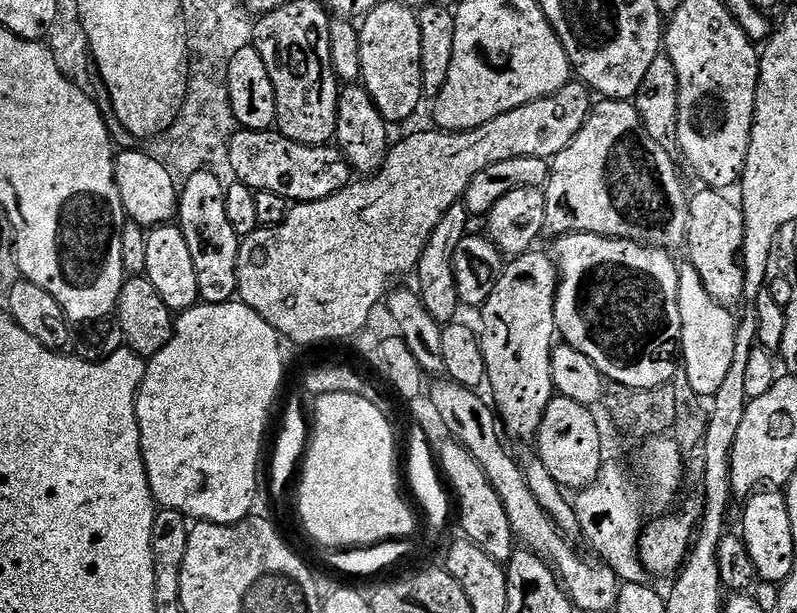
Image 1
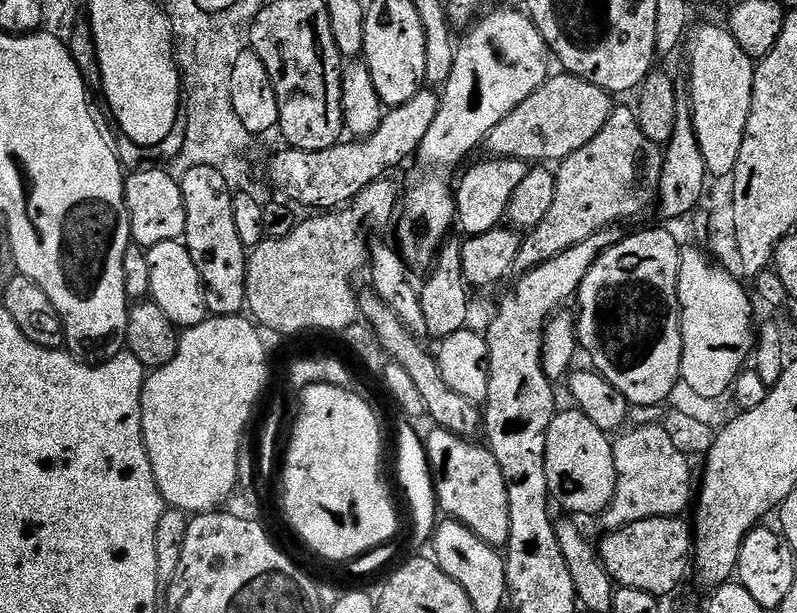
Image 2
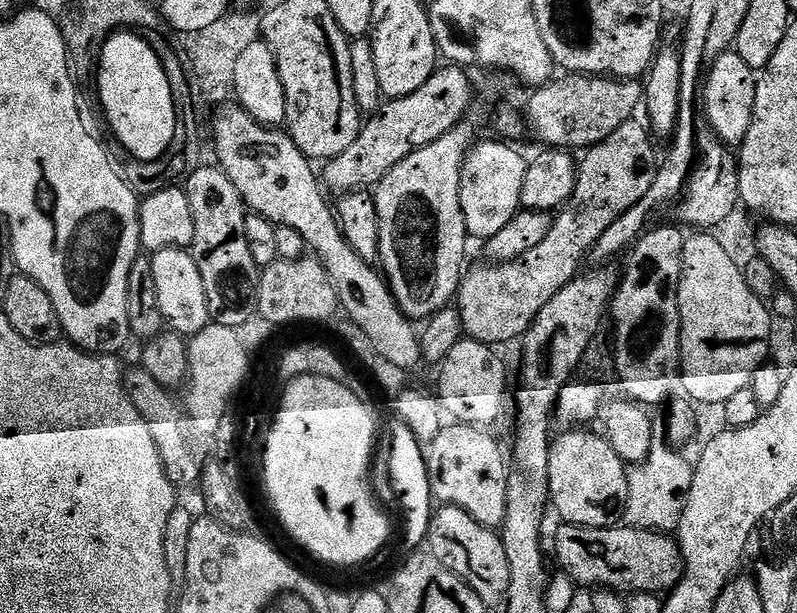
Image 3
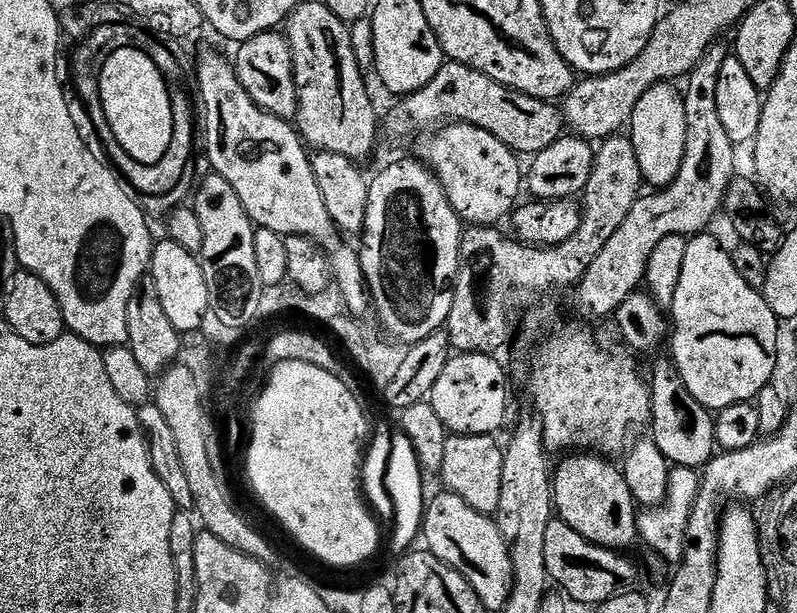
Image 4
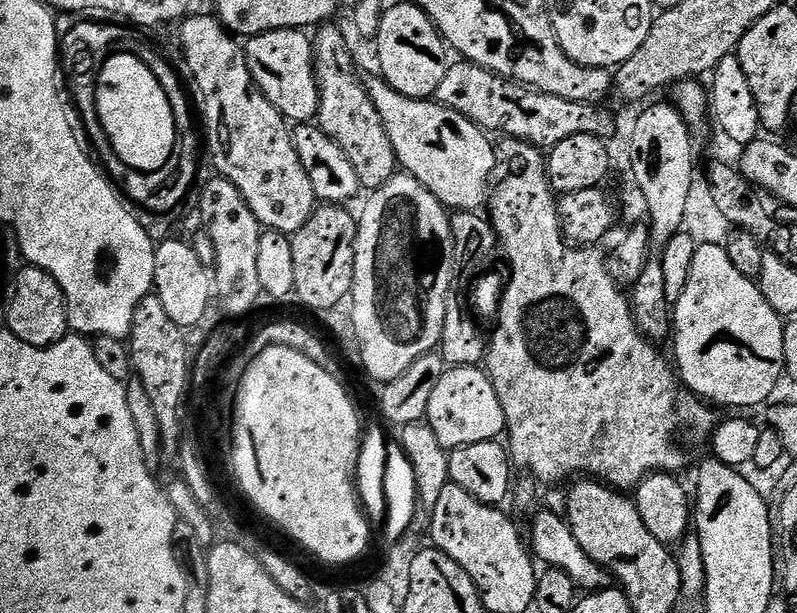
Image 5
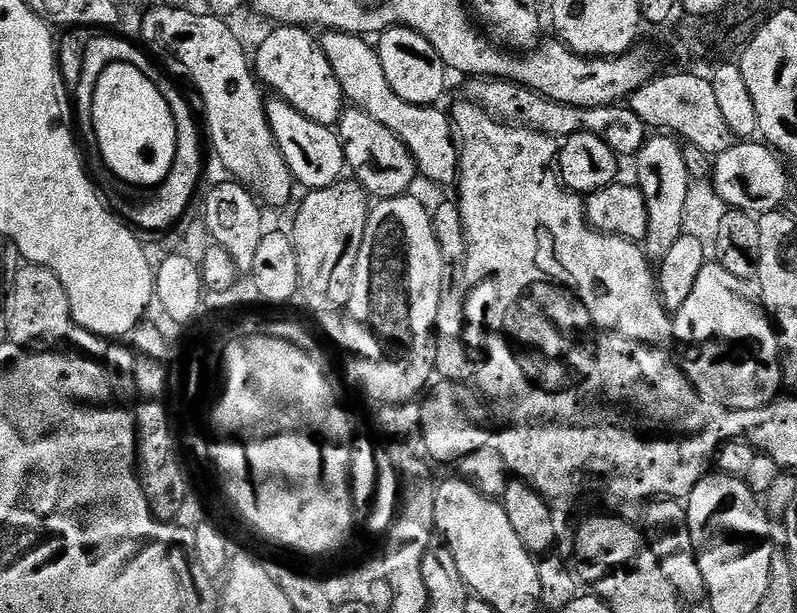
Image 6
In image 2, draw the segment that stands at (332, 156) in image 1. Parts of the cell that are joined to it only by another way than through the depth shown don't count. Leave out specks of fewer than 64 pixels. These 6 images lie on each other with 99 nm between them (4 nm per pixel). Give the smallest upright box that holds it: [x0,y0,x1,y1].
[268,90,441,210]

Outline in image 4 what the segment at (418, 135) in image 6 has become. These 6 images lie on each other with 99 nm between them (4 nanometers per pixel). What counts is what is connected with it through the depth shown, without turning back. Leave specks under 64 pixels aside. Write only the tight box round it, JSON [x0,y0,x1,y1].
[415,124,522,226]

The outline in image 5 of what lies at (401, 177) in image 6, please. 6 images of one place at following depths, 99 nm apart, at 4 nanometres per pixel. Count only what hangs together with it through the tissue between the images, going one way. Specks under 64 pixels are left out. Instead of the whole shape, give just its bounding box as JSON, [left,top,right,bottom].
[314,26,397,190]

